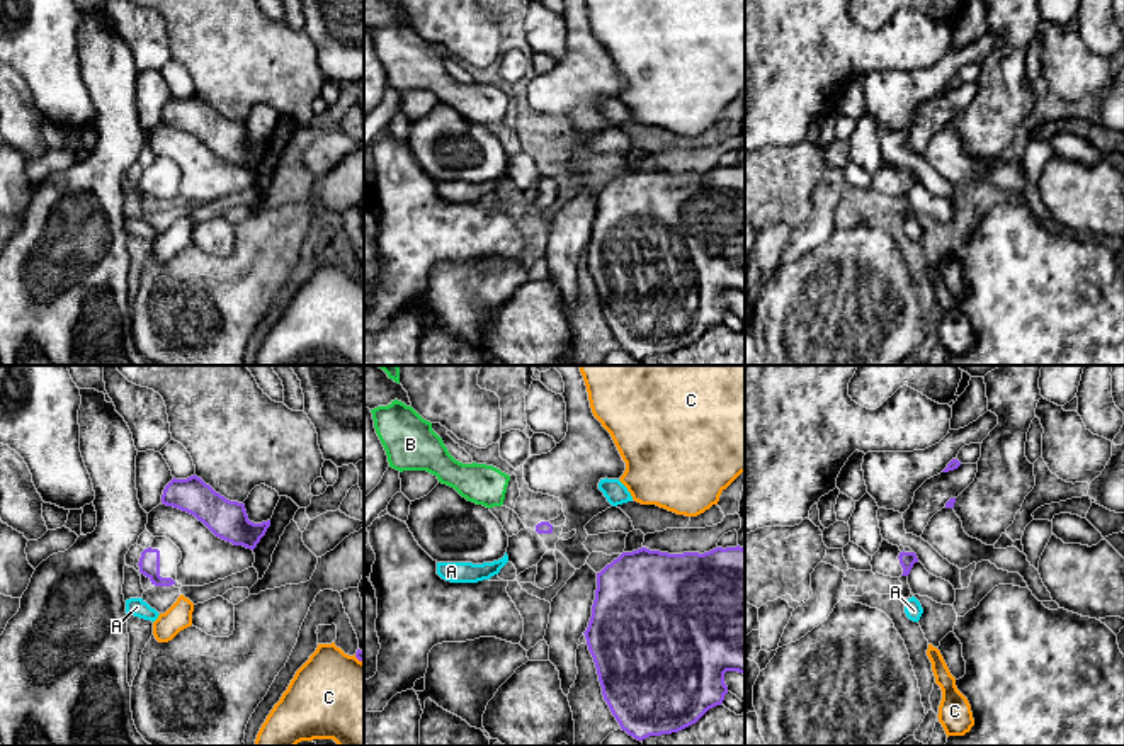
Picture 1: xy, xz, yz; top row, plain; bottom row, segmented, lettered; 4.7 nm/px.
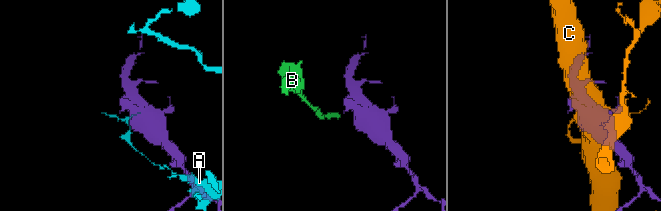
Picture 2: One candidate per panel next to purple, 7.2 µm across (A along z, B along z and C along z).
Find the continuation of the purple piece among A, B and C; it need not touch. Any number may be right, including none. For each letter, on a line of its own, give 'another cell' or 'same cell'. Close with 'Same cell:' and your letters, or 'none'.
A: another cell
B: same cell
C: another cell
Same cell: B

